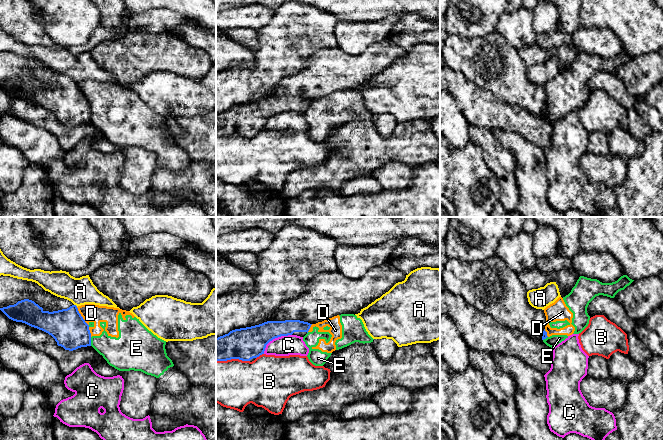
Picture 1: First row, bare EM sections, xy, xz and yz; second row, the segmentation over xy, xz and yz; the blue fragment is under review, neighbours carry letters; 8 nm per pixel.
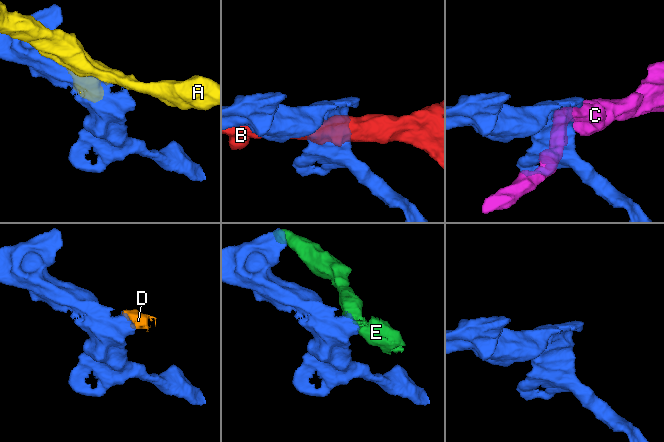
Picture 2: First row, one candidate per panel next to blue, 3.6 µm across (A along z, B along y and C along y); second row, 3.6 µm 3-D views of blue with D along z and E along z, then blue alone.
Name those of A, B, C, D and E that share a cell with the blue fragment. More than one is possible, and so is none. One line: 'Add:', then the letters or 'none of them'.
Add: none of them

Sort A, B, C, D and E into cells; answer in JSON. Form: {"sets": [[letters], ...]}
{"sets": [["A"], ["B"], ["C"], ["D", "E"]]}

